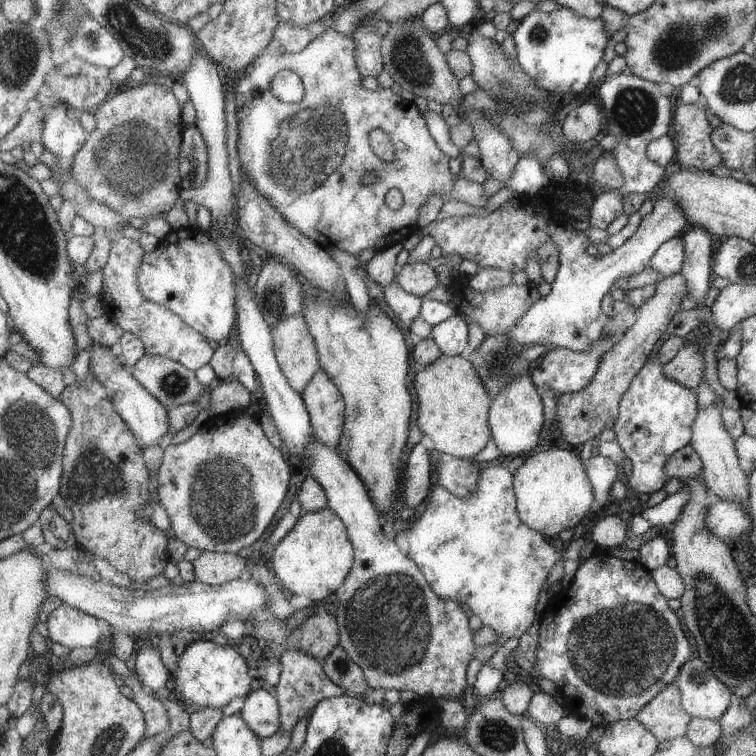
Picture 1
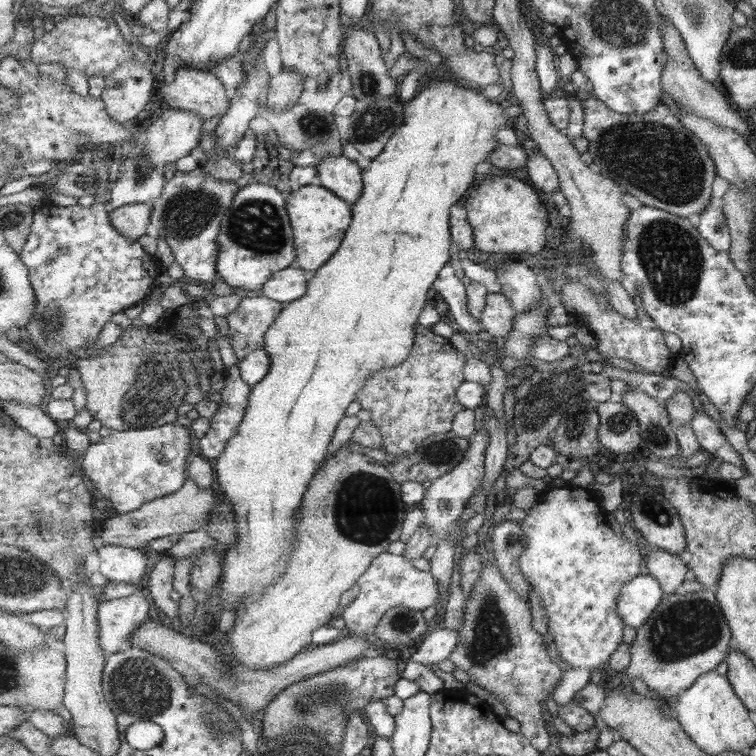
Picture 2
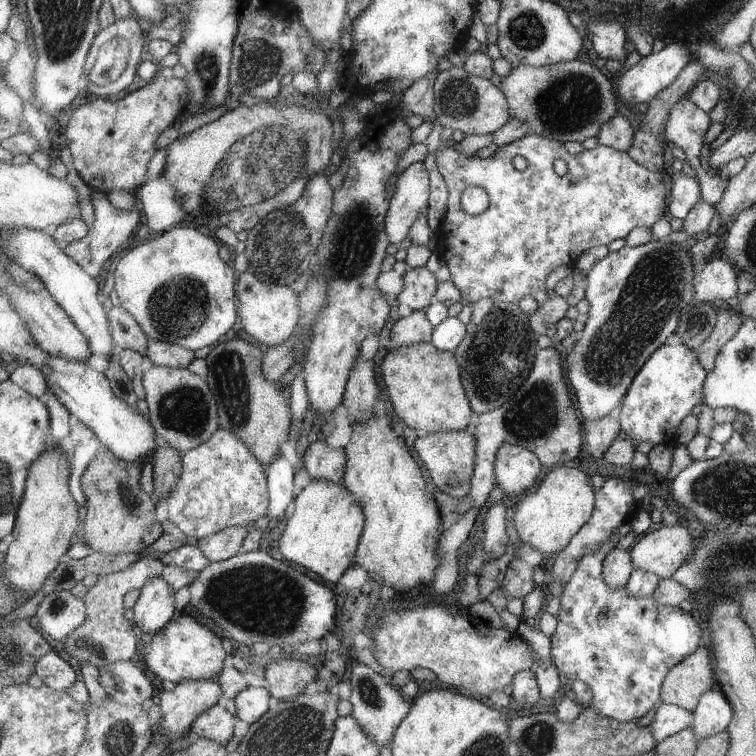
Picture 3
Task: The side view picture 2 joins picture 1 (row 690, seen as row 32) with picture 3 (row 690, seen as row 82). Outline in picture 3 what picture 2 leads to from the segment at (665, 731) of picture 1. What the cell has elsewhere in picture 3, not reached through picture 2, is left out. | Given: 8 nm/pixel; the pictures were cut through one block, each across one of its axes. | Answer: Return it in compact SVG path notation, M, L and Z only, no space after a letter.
M699 648L672 668L662 686L662 702L694 712L702 696L718 688L711 655L707 648Z

